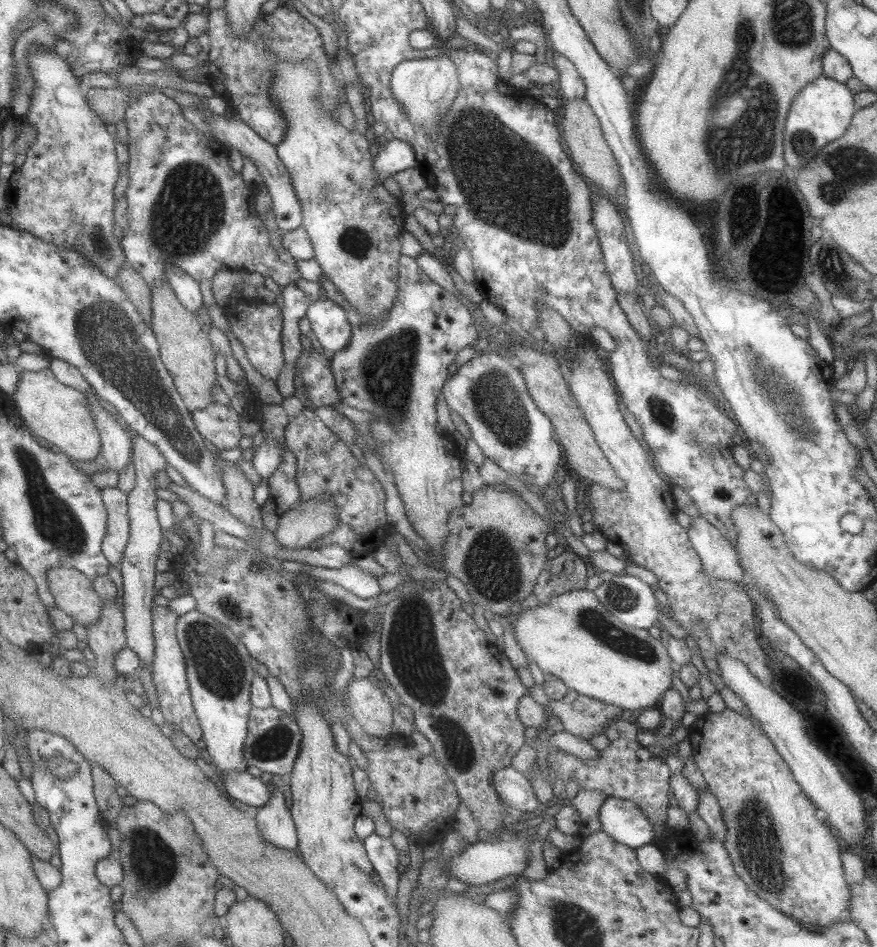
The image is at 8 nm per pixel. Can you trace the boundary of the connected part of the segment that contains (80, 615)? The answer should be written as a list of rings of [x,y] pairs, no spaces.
[[[66,565],[49,568],[47,583],[52,596],[55,598],[55,606],[66,612],[68,616],[71,616],[74,622],[80,623],[87,628],[88,625],[94,624],[99,619],[103,600],[94,590],[93,581],[83,575],[78,569],[67,567]]]

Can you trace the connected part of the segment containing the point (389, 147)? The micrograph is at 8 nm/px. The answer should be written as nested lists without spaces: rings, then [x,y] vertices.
[[[400,139],[381,141],[378,155],[372,163],[373,171],[377,174],[378,181],[392,178],[400,170],[417,166],[418,157],[414,147]]]

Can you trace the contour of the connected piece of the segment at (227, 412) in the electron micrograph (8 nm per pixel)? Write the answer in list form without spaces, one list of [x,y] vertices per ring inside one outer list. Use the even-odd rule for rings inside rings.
[[[212,403],[191,413],[198,432],[216,448],[228,450],[239,446],[238,442],[243,434],[240,427],[235,424],[237,416],[231,406]]]

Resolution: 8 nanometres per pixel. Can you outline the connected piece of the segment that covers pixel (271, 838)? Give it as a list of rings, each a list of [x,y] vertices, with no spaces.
[[[272,786],[272,794],[258,808],[255,820],[258,832],[274,846],[293,851],[299,846],[291,810],[286,806],[286,796],[279,787]]]

